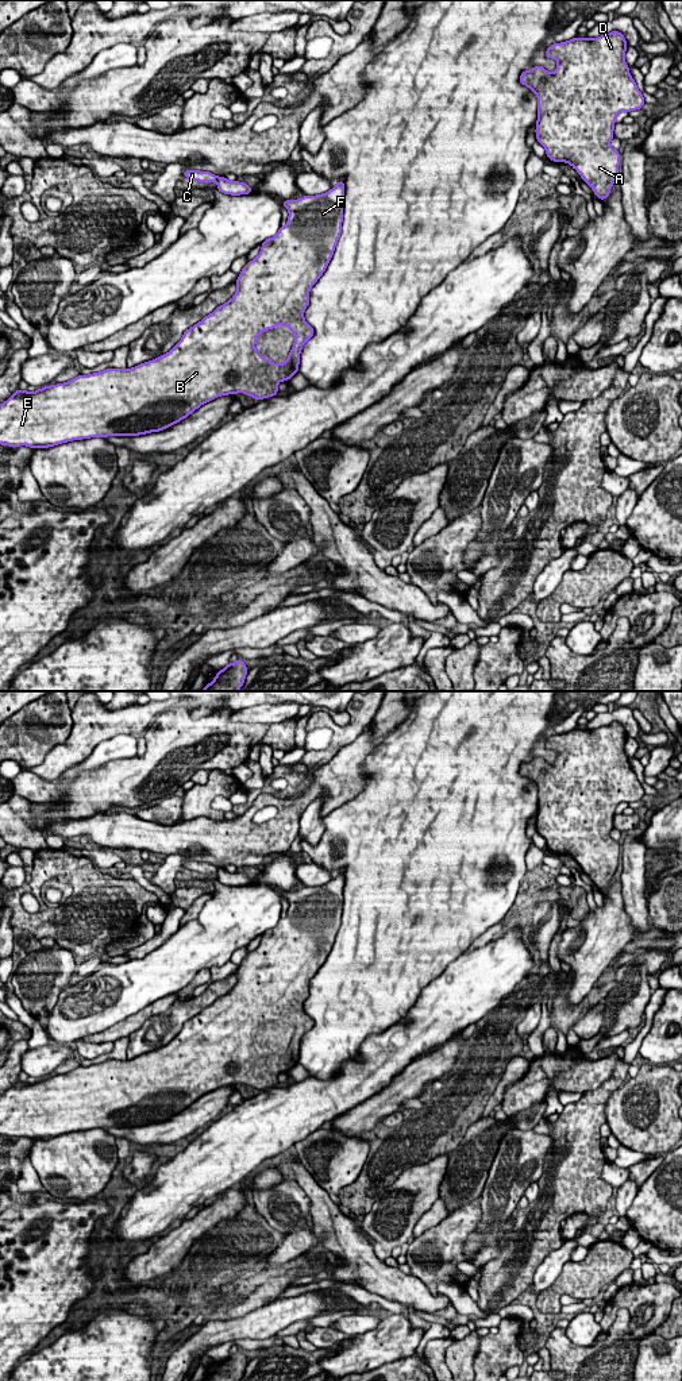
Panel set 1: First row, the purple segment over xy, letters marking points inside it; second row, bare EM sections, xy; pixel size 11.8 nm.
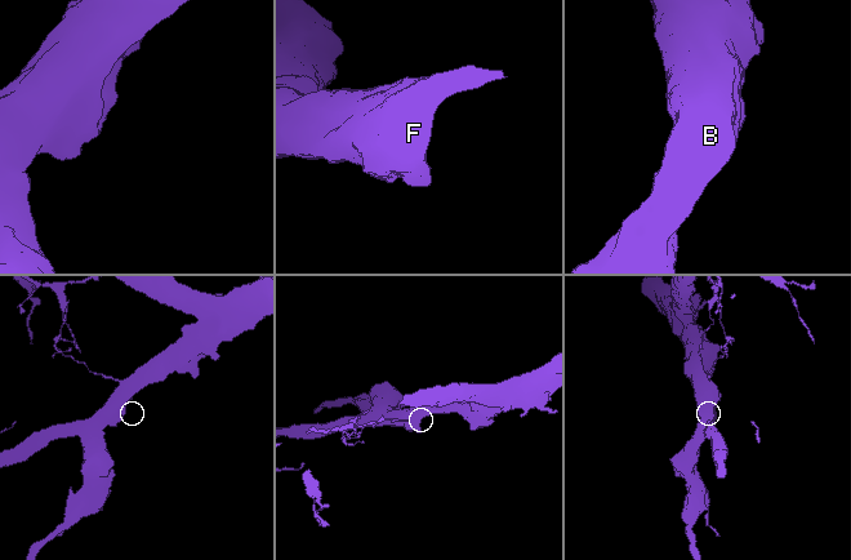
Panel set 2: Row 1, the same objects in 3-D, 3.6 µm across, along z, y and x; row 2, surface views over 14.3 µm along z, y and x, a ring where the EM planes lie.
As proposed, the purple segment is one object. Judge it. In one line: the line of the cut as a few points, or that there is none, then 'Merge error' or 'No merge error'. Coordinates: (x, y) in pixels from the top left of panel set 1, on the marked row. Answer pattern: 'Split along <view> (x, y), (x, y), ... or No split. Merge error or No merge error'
Split along xy (218, 177), (215, 181). Merge error

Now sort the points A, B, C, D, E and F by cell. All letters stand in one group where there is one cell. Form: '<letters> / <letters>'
A B D E F / C

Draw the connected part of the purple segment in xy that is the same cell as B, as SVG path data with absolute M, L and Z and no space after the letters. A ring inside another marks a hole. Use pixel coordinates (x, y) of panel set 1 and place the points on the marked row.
M344 182L323 194L304 196L282 201L289 211L288 223L278 234L262 243L258 256L250 261L235 281L238 290L231 300L217 306L200 323L186 329L167 354L132 369L107 369L89 375L78 375L69 382L24 391L18 389L0 404L0 444L9 447L49 448L61 443L89 437L138 436L163 431L186 418L203 404L220 396L244 393L255 400L273 397L278 383L298 373L300 352L315 331L307 324L304 310L309 305L309 290L325 271L342 234ZM277 325L293 331L294 344L288 359L278 364L255 351L258 335Z

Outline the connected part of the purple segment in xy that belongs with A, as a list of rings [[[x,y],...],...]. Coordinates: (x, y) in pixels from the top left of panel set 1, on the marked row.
[[[619,31],[593,39],[575,36],[546,50],[546,58],[558,61],[554,73],[540,65],[520,74],[520,84],[537,96],[536,140],[551,161],[570,163],[600,200],[609,196],[619,174],[620,154],[609,144],[616,116],[646,103],[624,59],[627,46]]]

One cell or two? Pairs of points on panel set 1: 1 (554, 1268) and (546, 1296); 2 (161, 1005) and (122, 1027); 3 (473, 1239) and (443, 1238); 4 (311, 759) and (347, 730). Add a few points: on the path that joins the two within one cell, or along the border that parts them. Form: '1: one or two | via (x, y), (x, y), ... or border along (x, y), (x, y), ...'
1: two | border along (569, 1261), (558, 1277), (536, 1295)
2: one | via (151, 1010), (131, 1023)
3: two | border along (482, 1211), (476, 1230), (463, 1248), (467, 1260)
4: one | via (320, 757), (339, 740)

